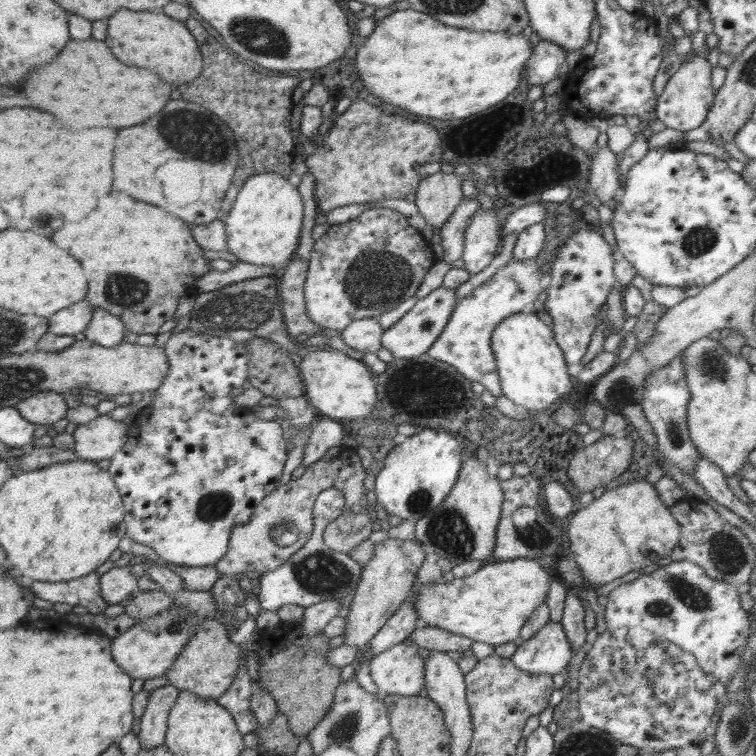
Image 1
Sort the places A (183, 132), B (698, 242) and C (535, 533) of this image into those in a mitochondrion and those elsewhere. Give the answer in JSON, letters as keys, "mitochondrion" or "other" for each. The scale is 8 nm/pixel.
{"A":"mitochondrion","B":"mitochondrion","C":"mitochondrion"}

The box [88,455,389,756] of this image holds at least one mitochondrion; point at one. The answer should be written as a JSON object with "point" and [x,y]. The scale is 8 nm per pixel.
{"point":[321,573]}

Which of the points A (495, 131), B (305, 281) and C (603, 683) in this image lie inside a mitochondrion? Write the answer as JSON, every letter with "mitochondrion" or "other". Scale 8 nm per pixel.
{"A":"other","B":"other","C":"other"}

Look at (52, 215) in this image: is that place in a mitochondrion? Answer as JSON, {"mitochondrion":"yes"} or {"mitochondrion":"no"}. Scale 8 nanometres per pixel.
{"mitochondrion":"yes"}

